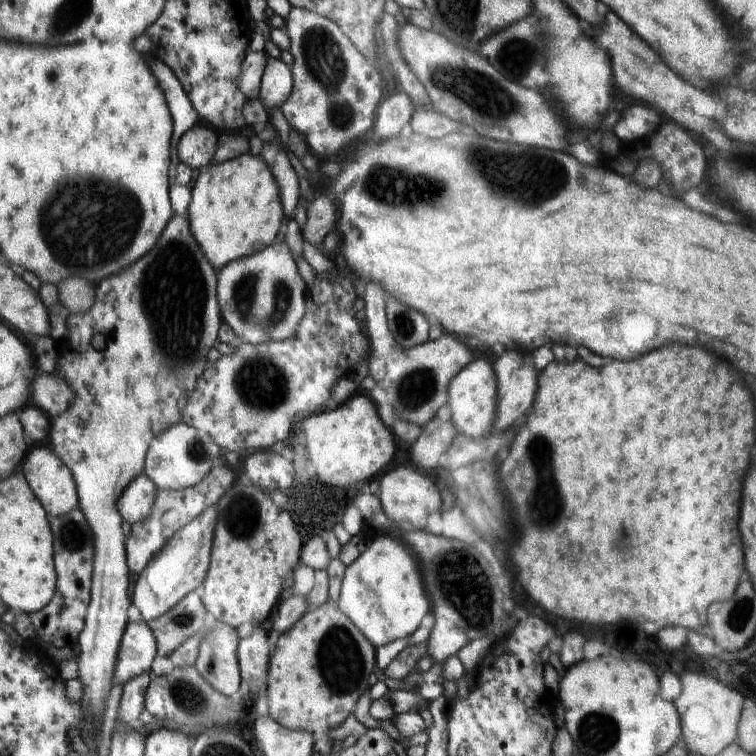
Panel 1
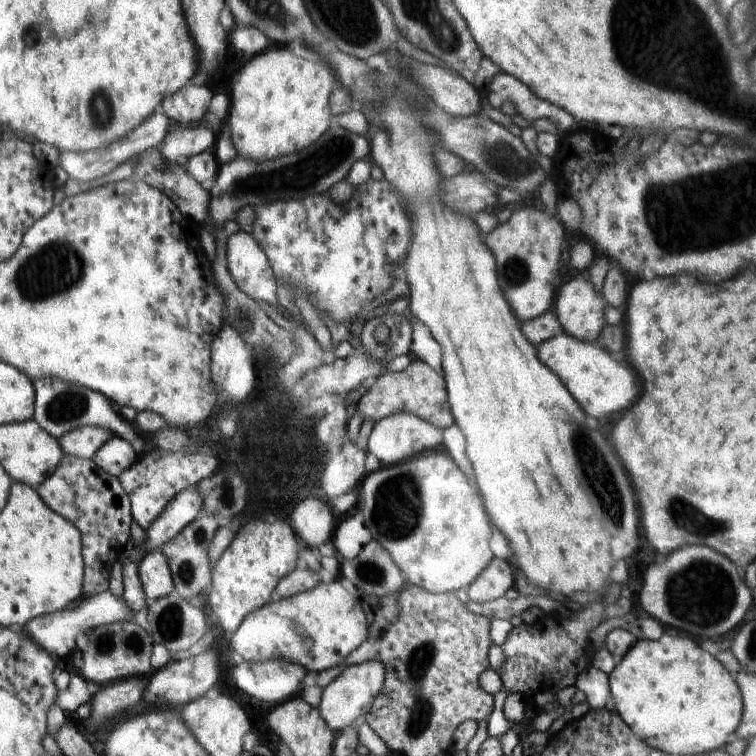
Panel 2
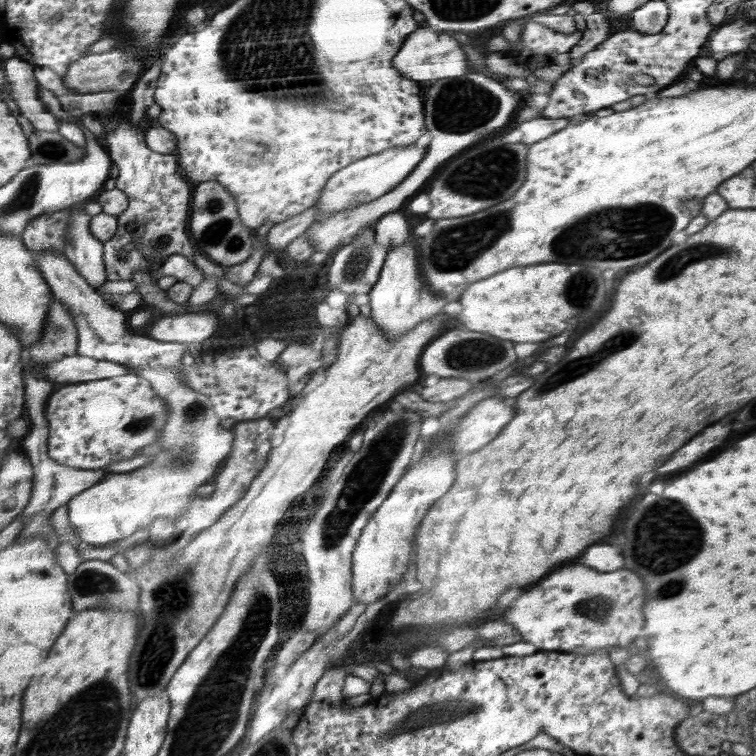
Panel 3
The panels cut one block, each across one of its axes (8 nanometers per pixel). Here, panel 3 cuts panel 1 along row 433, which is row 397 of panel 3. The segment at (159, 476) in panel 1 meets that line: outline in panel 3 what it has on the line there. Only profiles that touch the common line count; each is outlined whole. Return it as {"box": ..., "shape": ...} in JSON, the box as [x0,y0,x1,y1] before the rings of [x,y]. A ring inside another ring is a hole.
{"box":[34,250,234,547],"shape":[[[46,250],[36,254],[34,258],[38,262],[38,266],[41,267],[42,276],[53,292],[53,298],[58,299],[62,305],[66,306],[66,309],[70,310],[72,317],[74,317],[78,338],[80,338],[77,354],[90,359],[109,360],[132,367],[130,373],[136,373],[150,381],[156,395],[166,399],[166,403],[169,405],[169,422],[162,428],[161,436],[157,441],[161,446],[160,452],[154,455],[150,453],[150,462],[146,464],[146,467],[138,468],[130,473],[109,474],[106,480],[99,480],[94,486],[72,497],[67,504],[68,520],[71,526],[75,528],[77,537],[84,543],[95,547],[104,547],[109,543],[115,543],[130,536],[137,530],[149,528],[152,522],[158,518],[172,518],[173,522],[176,522],[176,519],[188,509],[190,499],[196,496],[195,490],[204,483],[212,482],[220,465],[228,456],[234,439],[230,429],[220,427],[220,419],[211,411],[210,400],[200,397],[198,392],[188,388],[184,378],[182,378],[184,374],[180,372],[180,369],[184,364],[183,357],[188,354],[188,343],[162,342],[138,334],[127,324],[124,313],[108,305],[65,255]]]}

